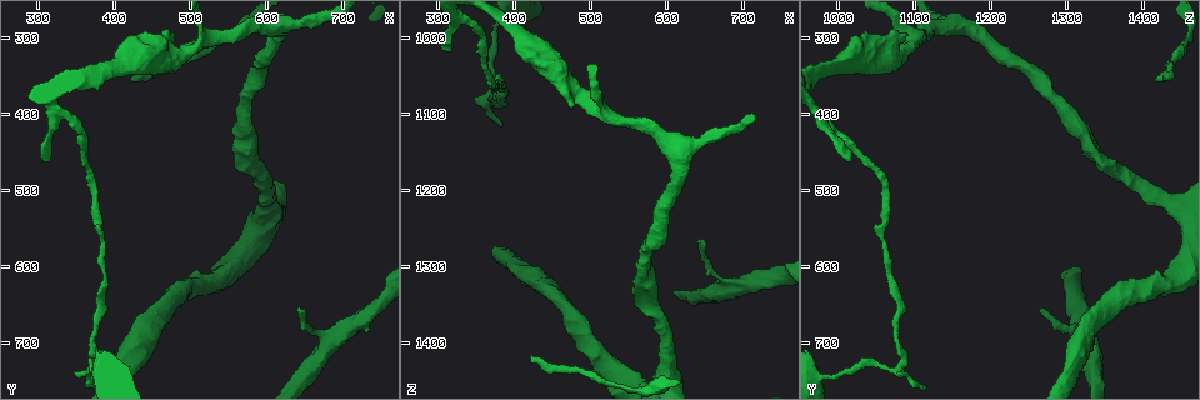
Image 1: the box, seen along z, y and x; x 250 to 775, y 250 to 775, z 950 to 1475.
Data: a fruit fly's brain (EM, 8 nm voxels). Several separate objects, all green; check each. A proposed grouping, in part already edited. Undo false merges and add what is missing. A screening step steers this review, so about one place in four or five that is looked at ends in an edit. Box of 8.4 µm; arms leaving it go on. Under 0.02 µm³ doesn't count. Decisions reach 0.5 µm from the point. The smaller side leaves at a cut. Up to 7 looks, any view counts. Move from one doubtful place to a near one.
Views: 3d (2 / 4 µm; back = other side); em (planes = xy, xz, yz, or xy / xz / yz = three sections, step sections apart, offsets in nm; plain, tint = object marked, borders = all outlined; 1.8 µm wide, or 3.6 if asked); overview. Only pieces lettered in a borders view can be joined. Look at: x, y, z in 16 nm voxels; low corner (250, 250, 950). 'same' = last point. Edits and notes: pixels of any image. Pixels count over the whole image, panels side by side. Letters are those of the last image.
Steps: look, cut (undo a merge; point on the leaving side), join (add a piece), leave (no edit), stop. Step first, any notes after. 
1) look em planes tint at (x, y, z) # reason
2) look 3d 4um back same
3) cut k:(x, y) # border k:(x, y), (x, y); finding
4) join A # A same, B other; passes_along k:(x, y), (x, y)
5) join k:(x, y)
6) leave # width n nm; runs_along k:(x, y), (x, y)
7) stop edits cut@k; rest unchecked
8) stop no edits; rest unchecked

look 3d 4um at (315, 460, 1020) # tapers out

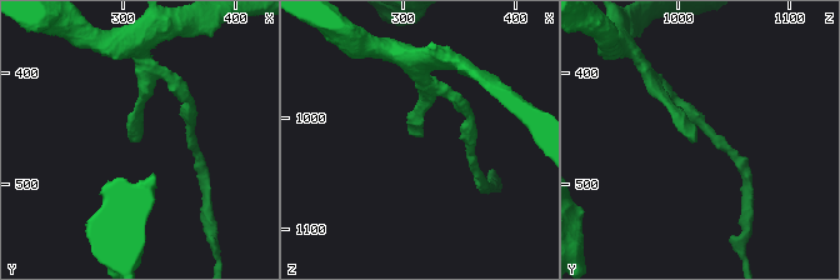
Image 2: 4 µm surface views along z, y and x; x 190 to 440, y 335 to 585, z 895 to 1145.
look em xz step 16 borders at (316, 460, 1016) # now the EM

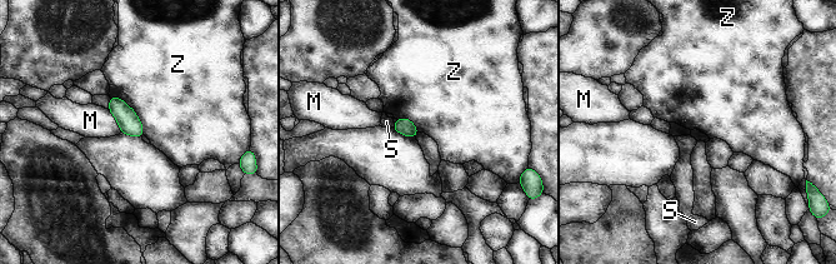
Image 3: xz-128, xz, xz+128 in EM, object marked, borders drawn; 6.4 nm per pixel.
leave # width 110 nm; M other, S other, Z other; border 3:(109, 95), (134, 110), (144, 134); none of them fits

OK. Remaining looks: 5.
look em xy step 8 tint at (520, 305, 1100) # three arms meet

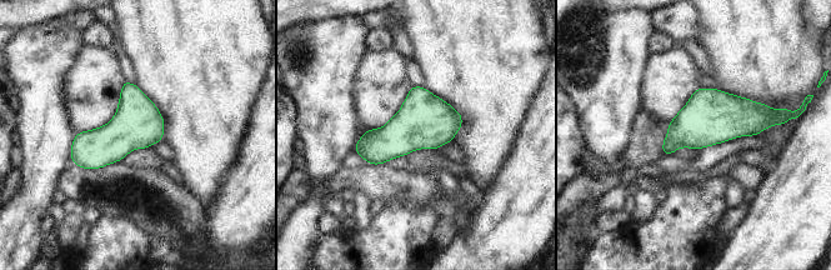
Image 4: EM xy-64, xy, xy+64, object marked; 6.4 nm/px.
look em xy step 8 borders same

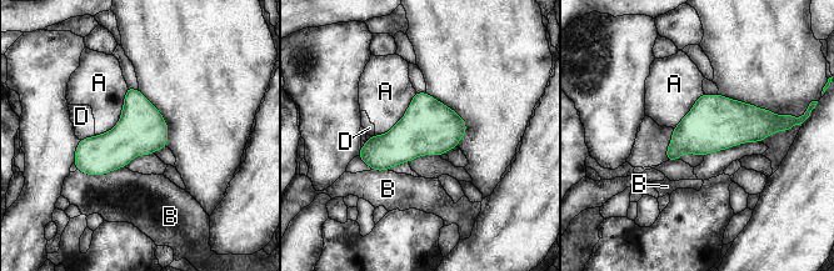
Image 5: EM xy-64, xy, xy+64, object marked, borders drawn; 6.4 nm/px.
leave # A other, B other, D other; continuous, no second neuron

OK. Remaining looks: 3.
look em 3.6um xy step 16 tint at (420, 350, 1425)

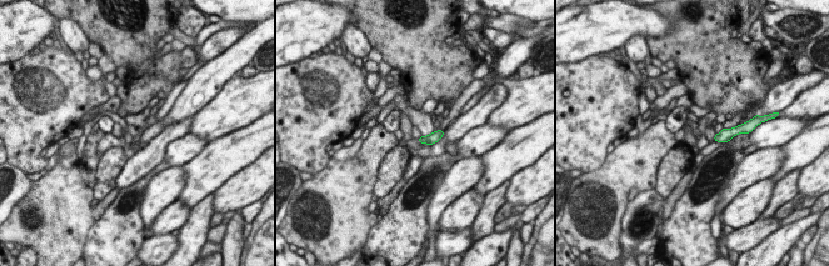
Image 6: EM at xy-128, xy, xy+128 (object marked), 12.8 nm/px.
look em 3.6um planes borders same

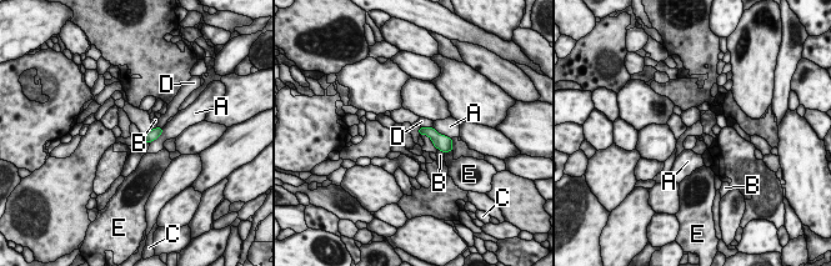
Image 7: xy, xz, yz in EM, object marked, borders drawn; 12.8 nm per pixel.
leave # longest_contact A 300 nm; A other, B other, C other, D other, E other; border 7:(420, 125), (431, 128); no lettered piece goes on from it

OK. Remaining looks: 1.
stop no edits; rest unchecked

